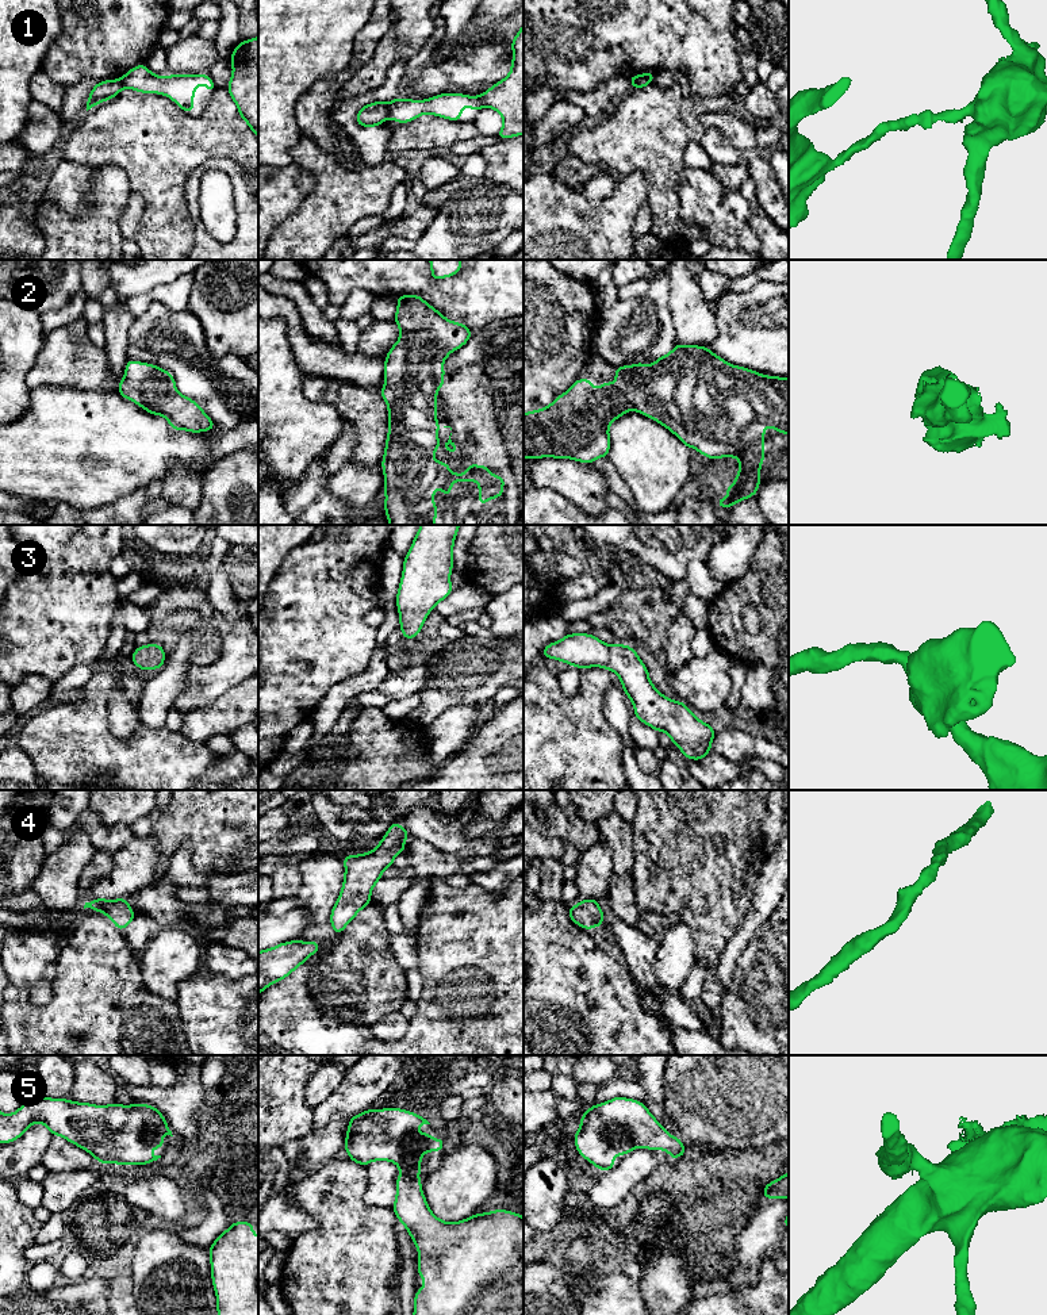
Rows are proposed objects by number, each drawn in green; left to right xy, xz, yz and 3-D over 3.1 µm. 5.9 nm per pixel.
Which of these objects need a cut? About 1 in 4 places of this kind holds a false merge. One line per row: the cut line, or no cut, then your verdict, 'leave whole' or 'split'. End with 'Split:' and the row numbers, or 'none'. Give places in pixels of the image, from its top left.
1: cut xz (386, 103), (388, 117); split
2: cut none; leave whole
3: cut none; leave whole
4: cut none; leave whole
5: cut none; leave whole
Split: 1

